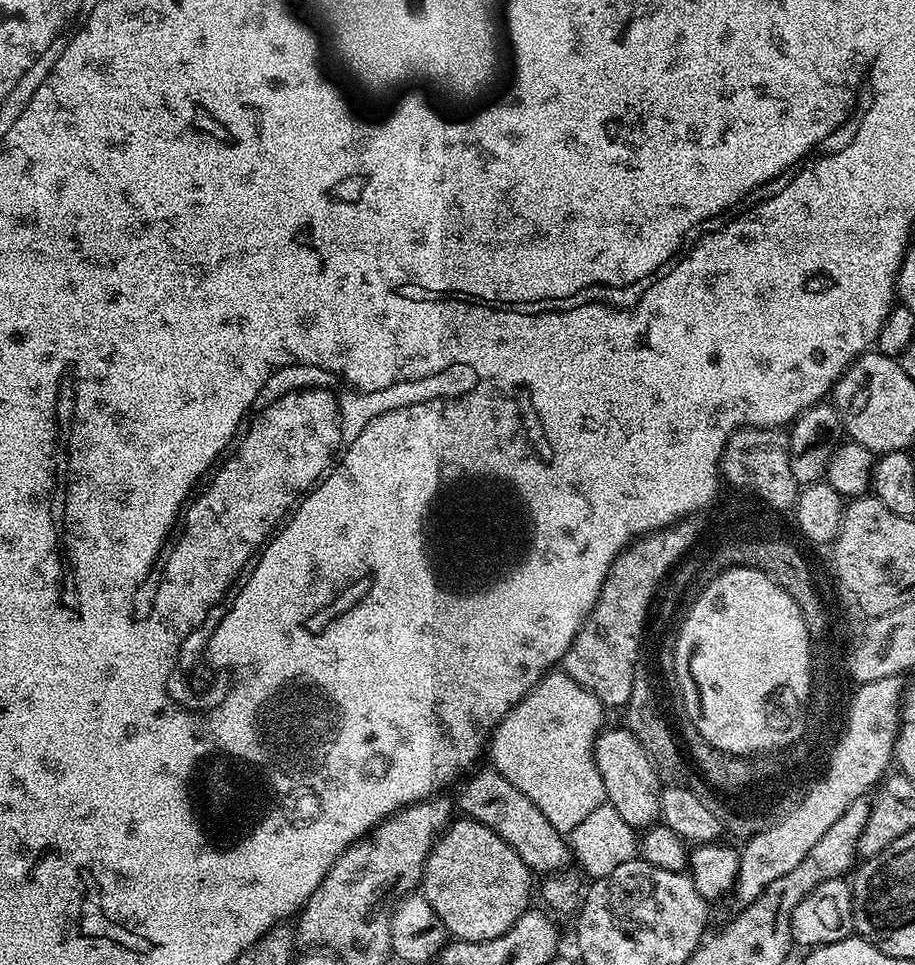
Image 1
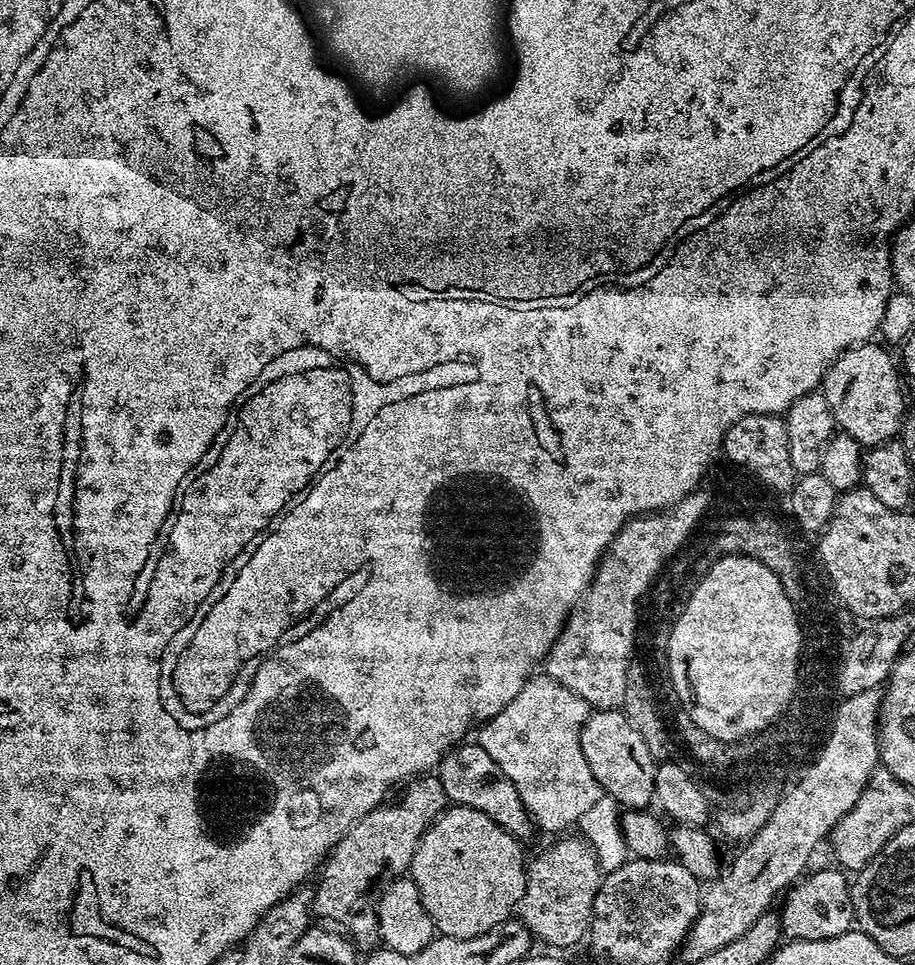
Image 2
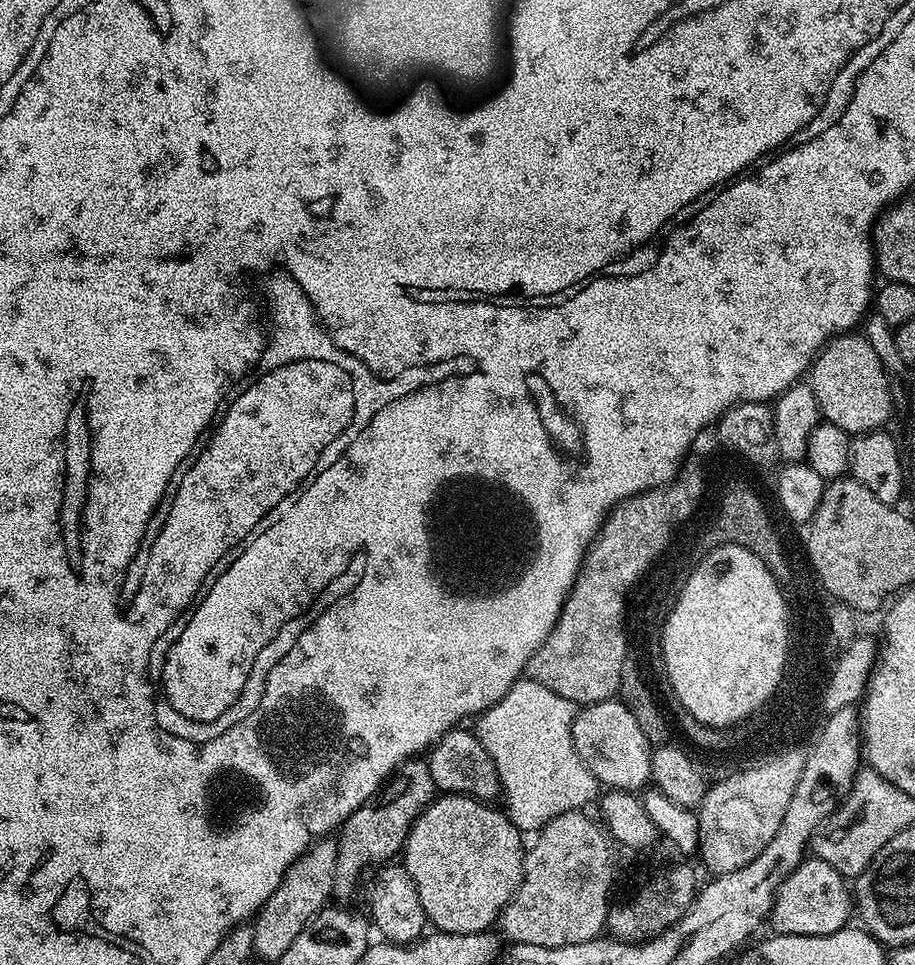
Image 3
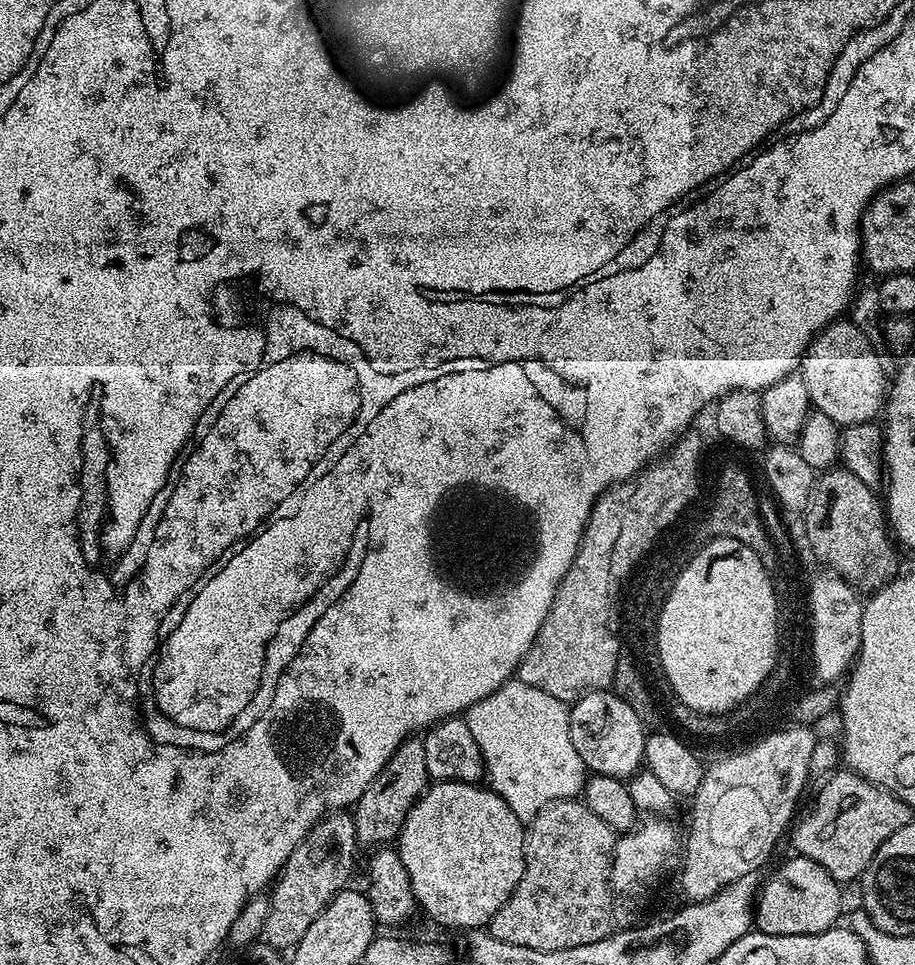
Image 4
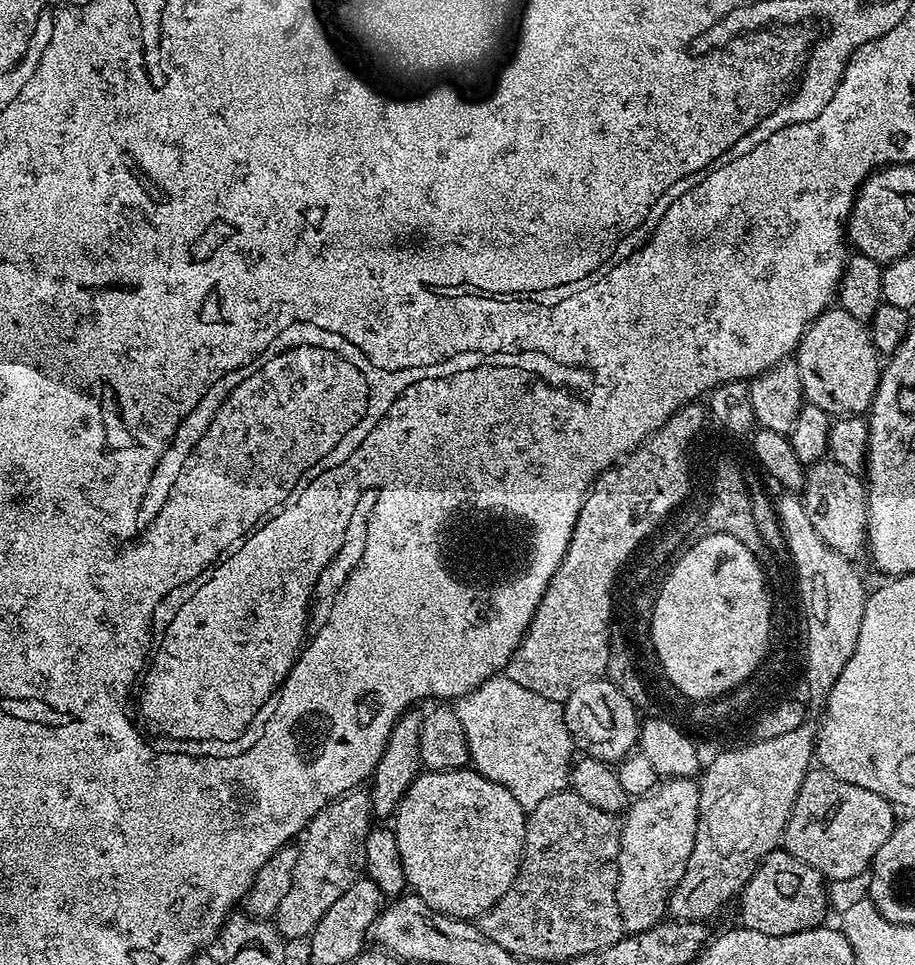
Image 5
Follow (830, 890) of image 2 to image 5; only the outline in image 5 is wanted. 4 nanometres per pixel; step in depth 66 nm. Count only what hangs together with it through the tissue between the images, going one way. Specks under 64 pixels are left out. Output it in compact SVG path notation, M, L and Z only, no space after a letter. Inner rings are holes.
M777 850L771 852L753 876L748 879L748 885L738 897L740 904L739 923L750 930L758 930L758 934L770 934L771 936L789 936L805 932L811 928L821 927L825 923L824 915L829 915L828 889L826 881L814 866L802 862L802 858L794 858L794 854Z

